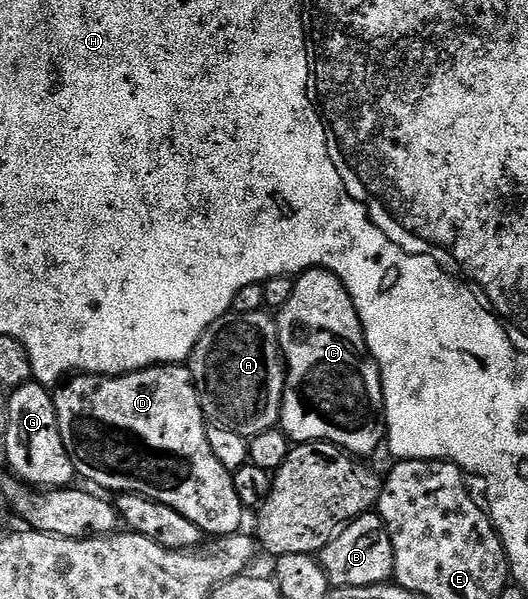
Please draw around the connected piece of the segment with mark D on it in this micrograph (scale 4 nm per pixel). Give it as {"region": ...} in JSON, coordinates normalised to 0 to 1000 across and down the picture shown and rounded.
{"region":[[[313,606],[305,613],[277,613],[271,619],[216,629],[144,624],[100,661],[114,723],[152,801],[167,800],[182,806],[172,808],[182,815],[197,813],[188,815],[197,821],[246,823],[295,833],[305,843],[320,843],[320,850],[335,850],[343,863],[366,870],[366,876],[379,880],[392,896],[449,893],[462,885],[464,848],[449,830],[439,788],[411,770],[403,750],[396,746],[396,701],[384,691],[360,611]]]}

